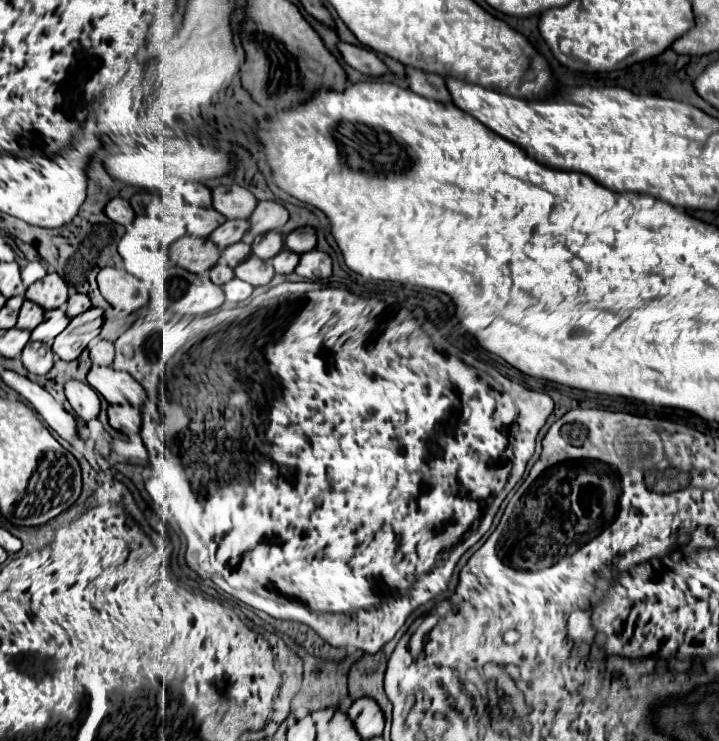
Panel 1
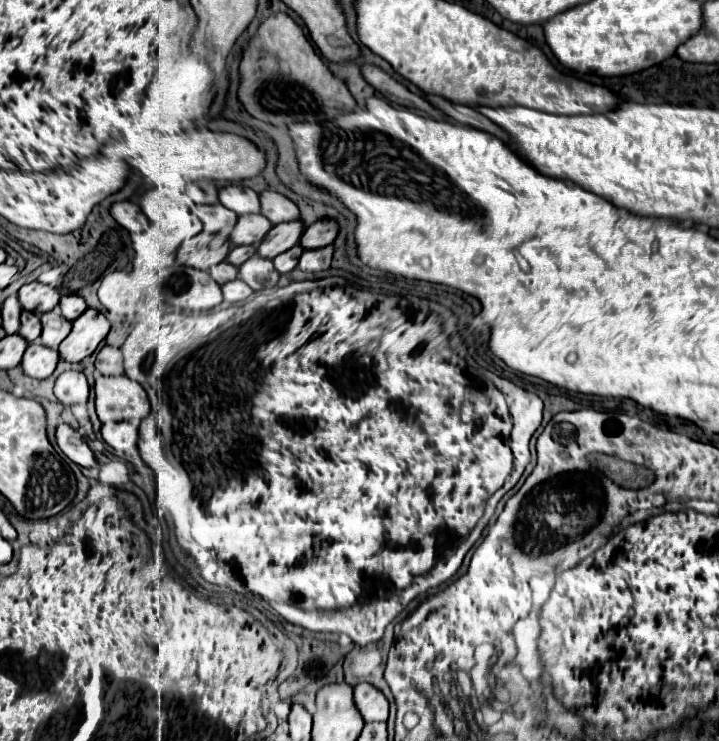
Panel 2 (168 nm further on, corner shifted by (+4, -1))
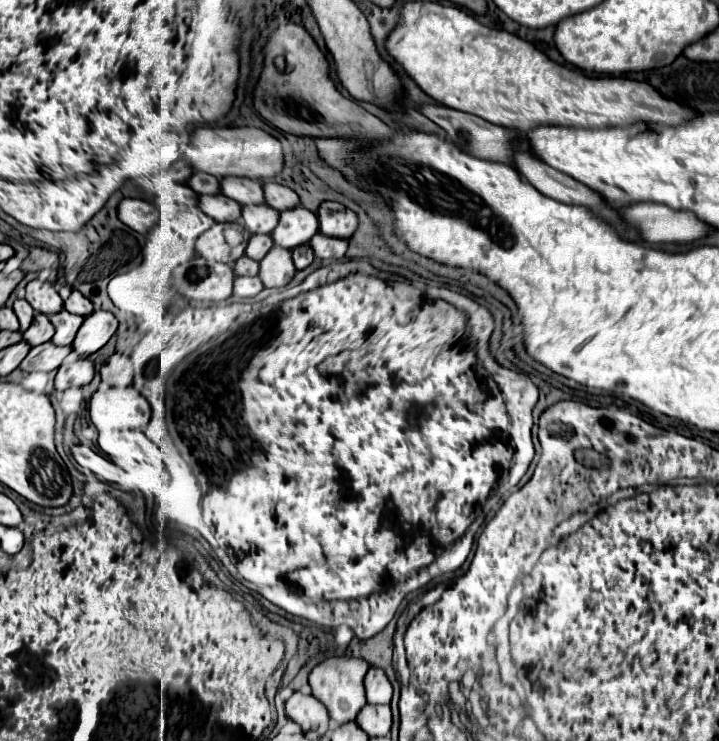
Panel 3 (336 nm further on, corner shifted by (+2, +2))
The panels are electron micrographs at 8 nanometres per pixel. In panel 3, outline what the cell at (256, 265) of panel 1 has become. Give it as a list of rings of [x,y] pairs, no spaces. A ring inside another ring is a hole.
[[[274,245],[270,253],[260,261],[260,273],[264,287],[284,287],[294,277],[296,267],[292,261],[292,253]]]

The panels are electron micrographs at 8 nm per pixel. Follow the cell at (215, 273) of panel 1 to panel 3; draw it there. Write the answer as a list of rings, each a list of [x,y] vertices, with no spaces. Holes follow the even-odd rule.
[[[240,257],[234,265],[234,273],[236,275],[258,275],[258,261],[250,259],[250,257]]]

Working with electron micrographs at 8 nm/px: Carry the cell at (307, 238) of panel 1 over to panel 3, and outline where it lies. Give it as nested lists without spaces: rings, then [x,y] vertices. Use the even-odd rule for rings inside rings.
[[[324,201],[320,205],[318,221],[320,221],[320,233],[340,239],[350,239],[358,227],[356,213],[346,209],[342,203],[334,201]]]

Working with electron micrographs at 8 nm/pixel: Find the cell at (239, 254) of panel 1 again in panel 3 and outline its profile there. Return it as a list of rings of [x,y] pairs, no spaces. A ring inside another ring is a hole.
[[[252,235],[250,241],[248,241],[248,247],[246,247],[246,255],[248,255],[250,259],[260,261],[260,259],[266,257],[266,253],[268,253],[272,247],[274,247],[274,241],[272,241],[270,235]]]

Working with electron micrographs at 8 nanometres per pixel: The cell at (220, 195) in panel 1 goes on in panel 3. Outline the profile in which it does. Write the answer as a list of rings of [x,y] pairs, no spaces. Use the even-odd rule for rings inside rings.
[[[226,177],[220,181],[222,193],[240,205],[260,205],[264,203],[264,193],[262,185],[254,179],[246,177]]]

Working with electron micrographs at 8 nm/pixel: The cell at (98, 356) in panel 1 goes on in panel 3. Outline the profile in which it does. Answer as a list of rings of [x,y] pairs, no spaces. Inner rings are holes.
[[[114,353],[110,357],[110,375],[108,375],[108,361],[100,369],[102,381],[112,387],[130,387],[132,385],[132,363],[126,355]]]

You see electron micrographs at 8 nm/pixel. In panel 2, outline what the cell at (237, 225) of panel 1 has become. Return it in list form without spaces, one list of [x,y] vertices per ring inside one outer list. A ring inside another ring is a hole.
[[[244,214],[238,218],[234,230],[230,232],[230,244],[232,246],[258,244],[270,228],[272,228],[270,220],[264,218],[262,214]]]

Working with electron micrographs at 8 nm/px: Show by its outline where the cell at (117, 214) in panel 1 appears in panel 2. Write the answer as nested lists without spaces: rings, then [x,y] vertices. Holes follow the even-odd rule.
[[[128,200],[116,202],[110,206],[110,214],[128,232],[142,232],[148,228],[148,218],[142,214],[140,206],[134,202],[128,202]]]

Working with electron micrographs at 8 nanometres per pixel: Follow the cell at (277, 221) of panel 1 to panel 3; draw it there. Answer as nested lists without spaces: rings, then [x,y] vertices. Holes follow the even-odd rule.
[[[264,183],[262,189],[264,189],[266,203],[270,207],[274,207],[276,211],[286,211],[286,209],[292,209],[300,203],[298,195],[280,183]]]

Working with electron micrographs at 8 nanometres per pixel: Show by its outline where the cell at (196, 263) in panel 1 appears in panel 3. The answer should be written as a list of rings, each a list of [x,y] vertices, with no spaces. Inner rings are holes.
[[[216,223],[206,233],[202,233],[196,241],[196,251],[198,251],[198,255],[202,255],[206,259],[214,259],[214,261],[222,261],[226,265],[232,265],[232,263],[238,261],[238,257],[244,255],[250,233],[244,229],[244,241],[240,245],[232,247],[224,239],[224,233],[222,233],[224,227],[226,227],[224,223]]]

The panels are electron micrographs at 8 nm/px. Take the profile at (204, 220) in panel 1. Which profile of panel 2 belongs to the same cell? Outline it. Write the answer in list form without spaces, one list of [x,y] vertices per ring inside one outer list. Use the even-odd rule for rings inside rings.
[[[220,204],[198,206],[198,208],[196,208],[196,216],[200,218],[204,230],[210,232],[210,234],[220,232],[222,228],[230,230],[230,228],[236,224],[236,218],[238,218],[232,210],[226,210],[226,208],[220,206]]]

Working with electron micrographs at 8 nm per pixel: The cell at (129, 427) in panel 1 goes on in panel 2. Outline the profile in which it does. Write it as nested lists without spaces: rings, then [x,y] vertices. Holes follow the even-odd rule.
[[[106,422],[102,424],[102,438],[116,452],[124,452],[126,446],[136,446],[138,430],[130,422]]]

